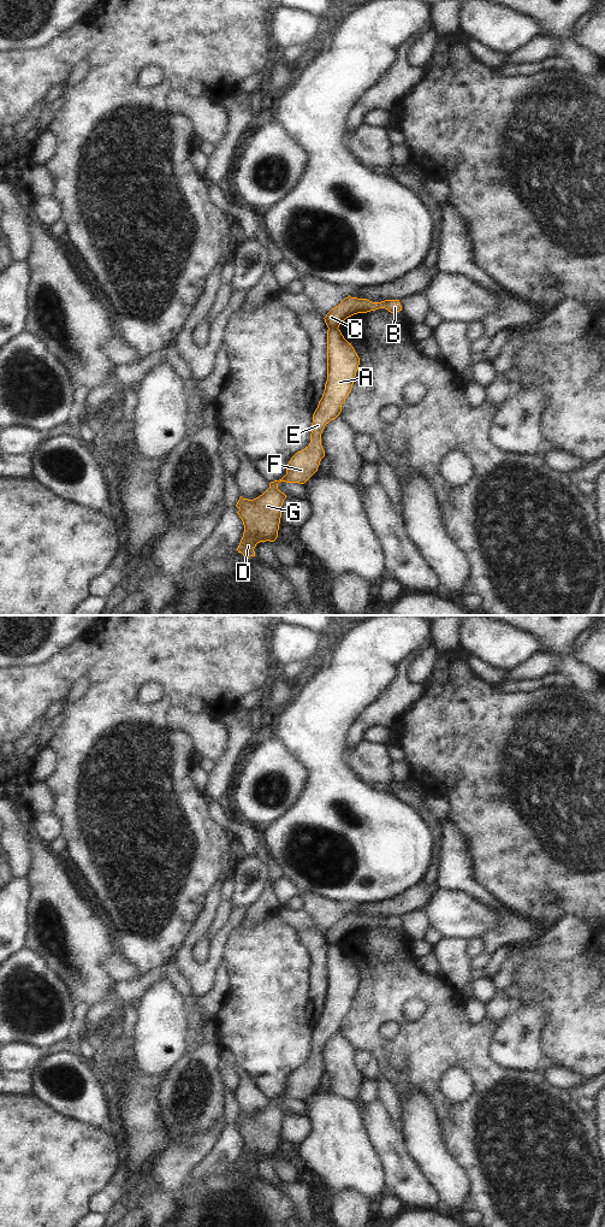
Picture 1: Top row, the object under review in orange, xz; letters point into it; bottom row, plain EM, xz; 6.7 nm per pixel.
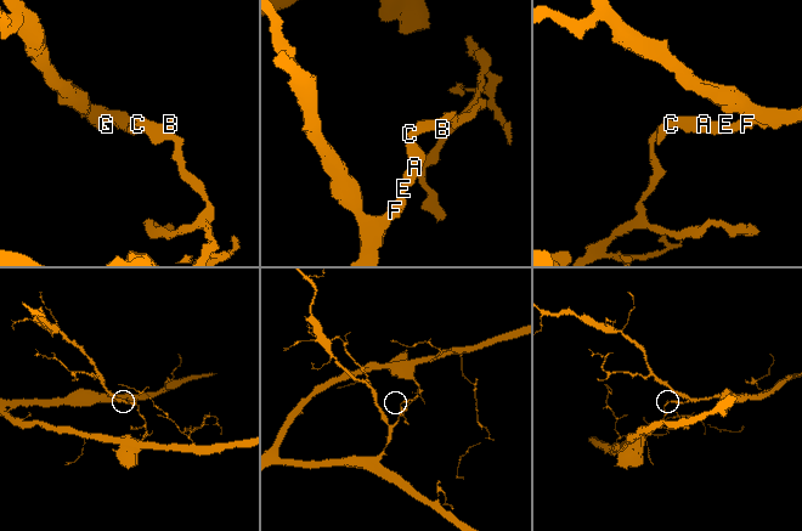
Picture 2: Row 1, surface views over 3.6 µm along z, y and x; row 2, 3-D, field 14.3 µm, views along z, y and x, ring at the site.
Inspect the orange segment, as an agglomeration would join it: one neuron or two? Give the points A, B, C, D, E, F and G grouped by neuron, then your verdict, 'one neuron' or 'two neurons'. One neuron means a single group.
A D E F G / B C | two neurons

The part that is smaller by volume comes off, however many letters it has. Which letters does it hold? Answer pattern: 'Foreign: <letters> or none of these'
Foreign: B, C

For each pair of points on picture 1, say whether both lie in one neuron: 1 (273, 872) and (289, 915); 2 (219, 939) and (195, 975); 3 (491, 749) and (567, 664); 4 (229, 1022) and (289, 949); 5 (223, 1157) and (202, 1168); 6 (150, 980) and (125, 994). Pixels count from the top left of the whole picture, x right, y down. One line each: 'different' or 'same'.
1: different
2: same
3: different
4: same
5: same
6: same

